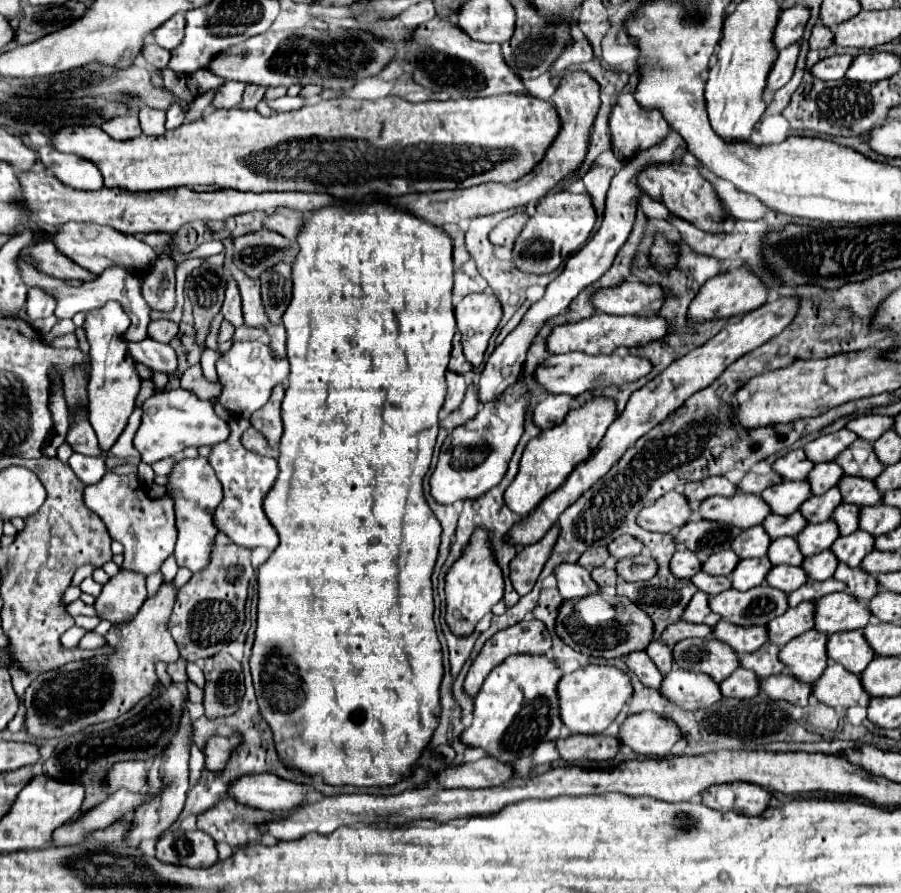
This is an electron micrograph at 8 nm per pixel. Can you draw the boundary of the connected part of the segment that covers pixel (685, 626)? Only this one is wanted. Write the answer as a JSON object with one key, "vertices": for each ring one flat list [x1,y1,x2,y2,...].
{"vertices":[[678,620,678,622,670,624,670,628,666,628,666,630,662,632,662,638,660,638,660,640,664,640,664,644,668,644,668,646,674,646,676,642,680,642,680,640,684,640,684,638,692,638,692,636,704,638,704,636,708,636,708,634,712,634,712,628,710,628,710,626,690,624,690,622]]}

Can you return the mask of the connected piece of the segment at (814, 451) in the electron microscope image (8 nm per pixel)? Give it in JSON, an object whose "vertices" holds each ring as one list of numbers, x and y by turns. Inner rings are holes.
{"vertices":[[842,428,834,434,826,434,826,436,820,436,812,442,808,442,804,446,804,452,806,452,806,458,814,464,818,462,832,462,842,450,846,450,852,442,856,440,854,432]]}

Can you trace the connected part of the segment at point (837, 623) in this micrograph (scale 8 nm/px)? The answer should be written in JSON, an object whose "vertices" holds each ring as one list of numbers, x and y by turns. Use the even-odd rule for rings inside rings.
{"vertices":[[834,592,814,600,814,628,824,634,862,630,870,616,870,610,848,592]]}

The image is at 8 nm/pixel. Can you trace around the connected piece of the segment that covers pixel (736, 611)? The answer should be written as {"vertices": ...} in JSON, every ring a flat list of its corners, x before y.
{"vertices":[[760,584,746,592,726,590,708,600,712,612,738,626,766,626,772,618,788,610,788,596,768,584]]}

